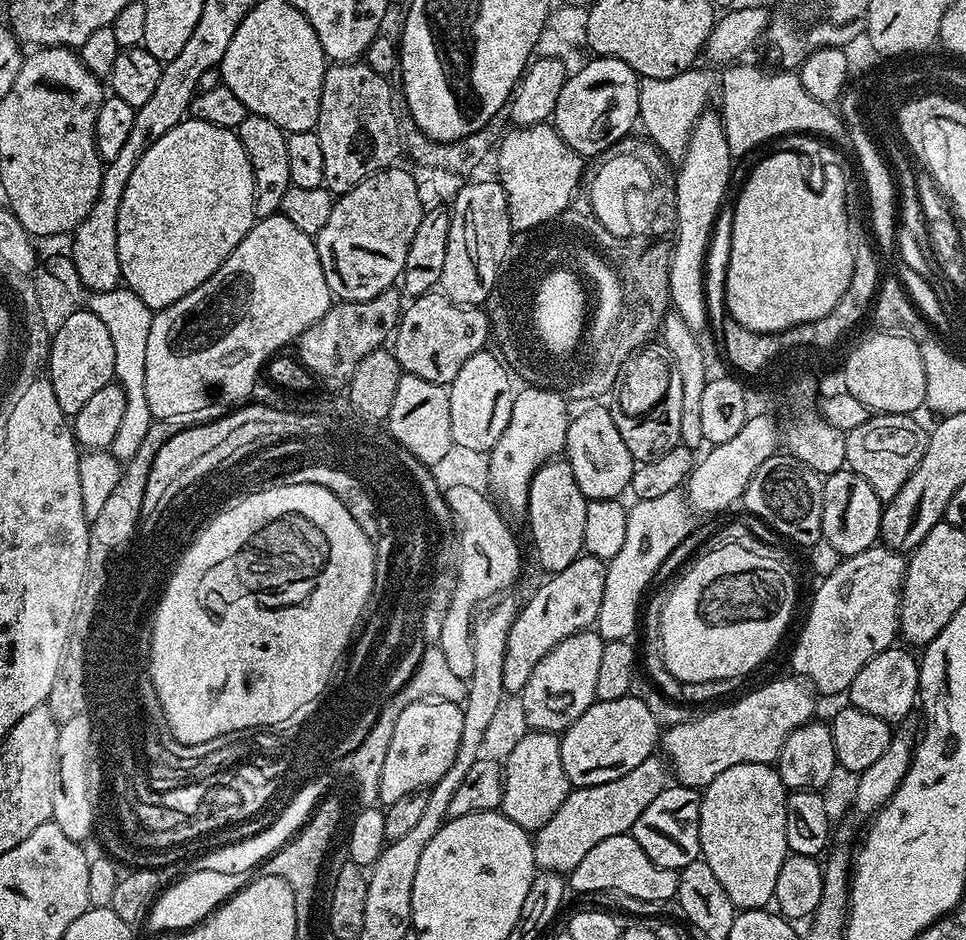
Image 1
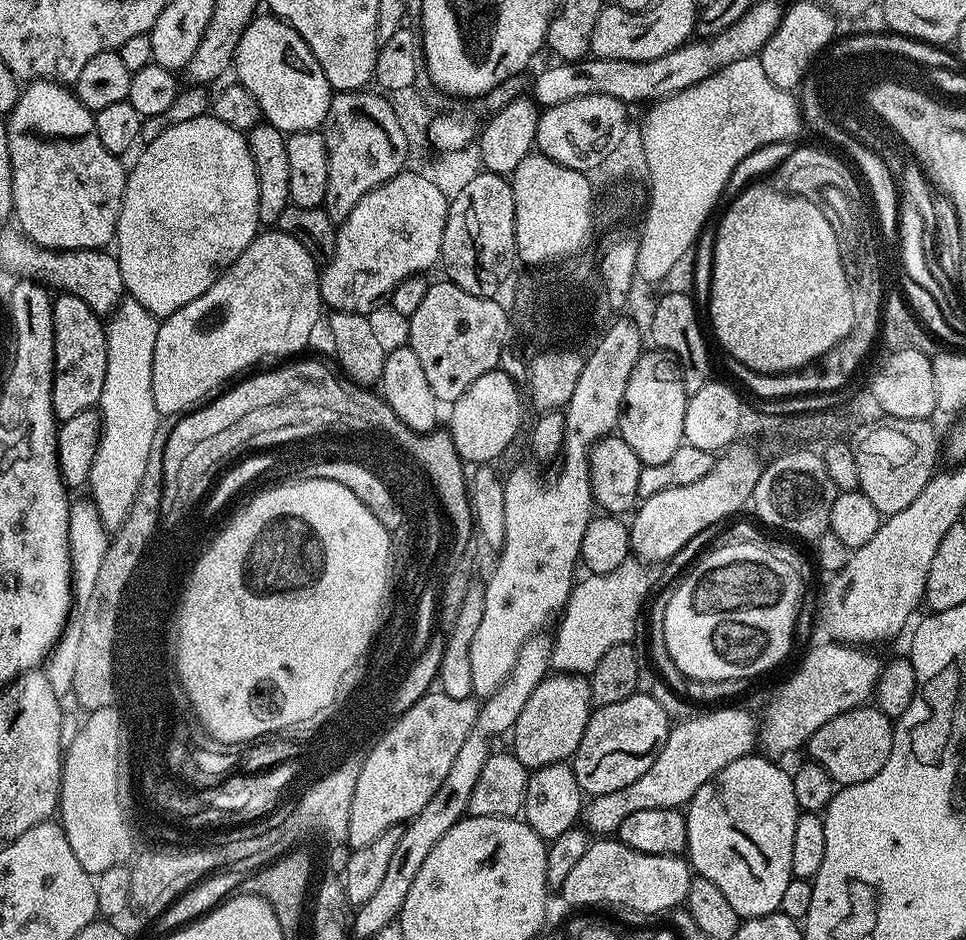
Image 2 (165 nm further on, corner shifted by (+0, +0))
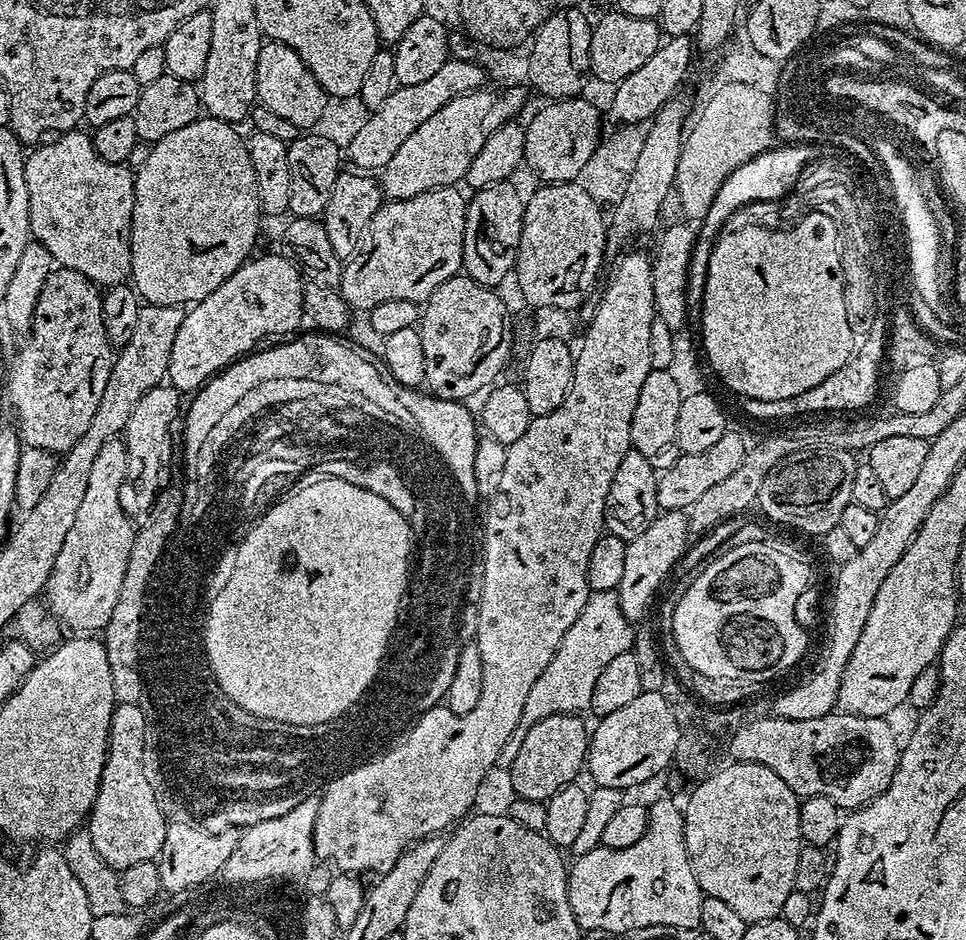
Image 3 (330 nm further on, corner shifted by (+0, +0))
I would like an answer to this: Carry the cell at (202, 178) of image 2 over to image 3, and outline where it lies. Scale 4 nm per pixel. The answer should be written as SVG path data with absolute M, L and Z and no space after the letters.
M207 114L201 115L199 120L190 122L190 126L182 126L182 130L174 130L174 134L166 134L166 138L155 141L150 150L150 158L141 168L135 169L136 201L134 202L134 214L132 215L132 274L130 283L136 290L144 304L158 304L164 306L191 306L197 304L202 298L214 294L230 274L234 274L243 266L245 260L253 255L252 247L256 244L256 231L260 228L262 213L260 211L260 199L256 197L256 179L254 178L254 166L250 166L250 154L245 137L239 136L231 123L216 120Z

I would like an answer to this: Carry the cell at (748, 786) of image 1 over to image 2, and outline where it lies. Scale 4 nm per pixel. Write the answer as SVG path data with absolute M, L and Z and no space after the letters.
M749 754L730 762L706 786L702 786L686 805L686 859L695 875L714 882L742 918L765 916L777 911L782 893L793 880L790 858L794 851L794 826L801 811L796 806L789 769L779 768L767 755Z

